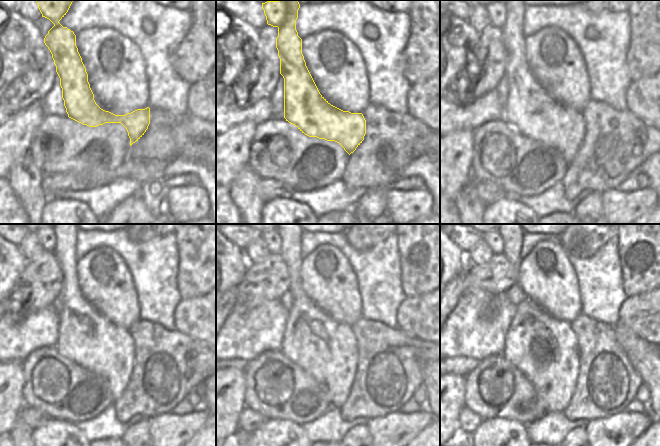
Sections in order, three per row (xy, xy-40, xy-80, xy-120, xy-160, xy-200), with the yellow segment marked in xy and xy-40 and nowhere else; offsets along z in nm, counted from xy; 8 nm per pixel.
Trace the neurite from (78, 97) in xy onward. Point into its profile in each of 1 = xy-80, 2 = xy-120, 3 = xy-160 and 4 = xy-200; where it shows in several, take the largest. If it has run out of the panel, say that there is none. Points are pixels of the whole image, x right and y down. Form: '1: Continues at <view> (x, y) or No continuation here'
1: Continues at xy-80 (529, 109)
2: Continues at xy-120 (85, 337)
3: Continues at xy-160 (326, 349)
4: Continues at xy-200 (544, 349).

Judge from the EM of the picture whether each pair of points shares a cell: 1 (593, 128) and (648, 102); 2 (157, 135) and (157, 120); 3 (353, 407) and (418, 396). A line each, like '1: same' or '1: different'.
1: different
2: different
3: different

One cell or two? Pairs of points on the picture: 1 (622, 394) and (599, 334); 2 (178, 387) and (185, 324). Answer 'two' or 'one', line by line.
1: one
2: two

